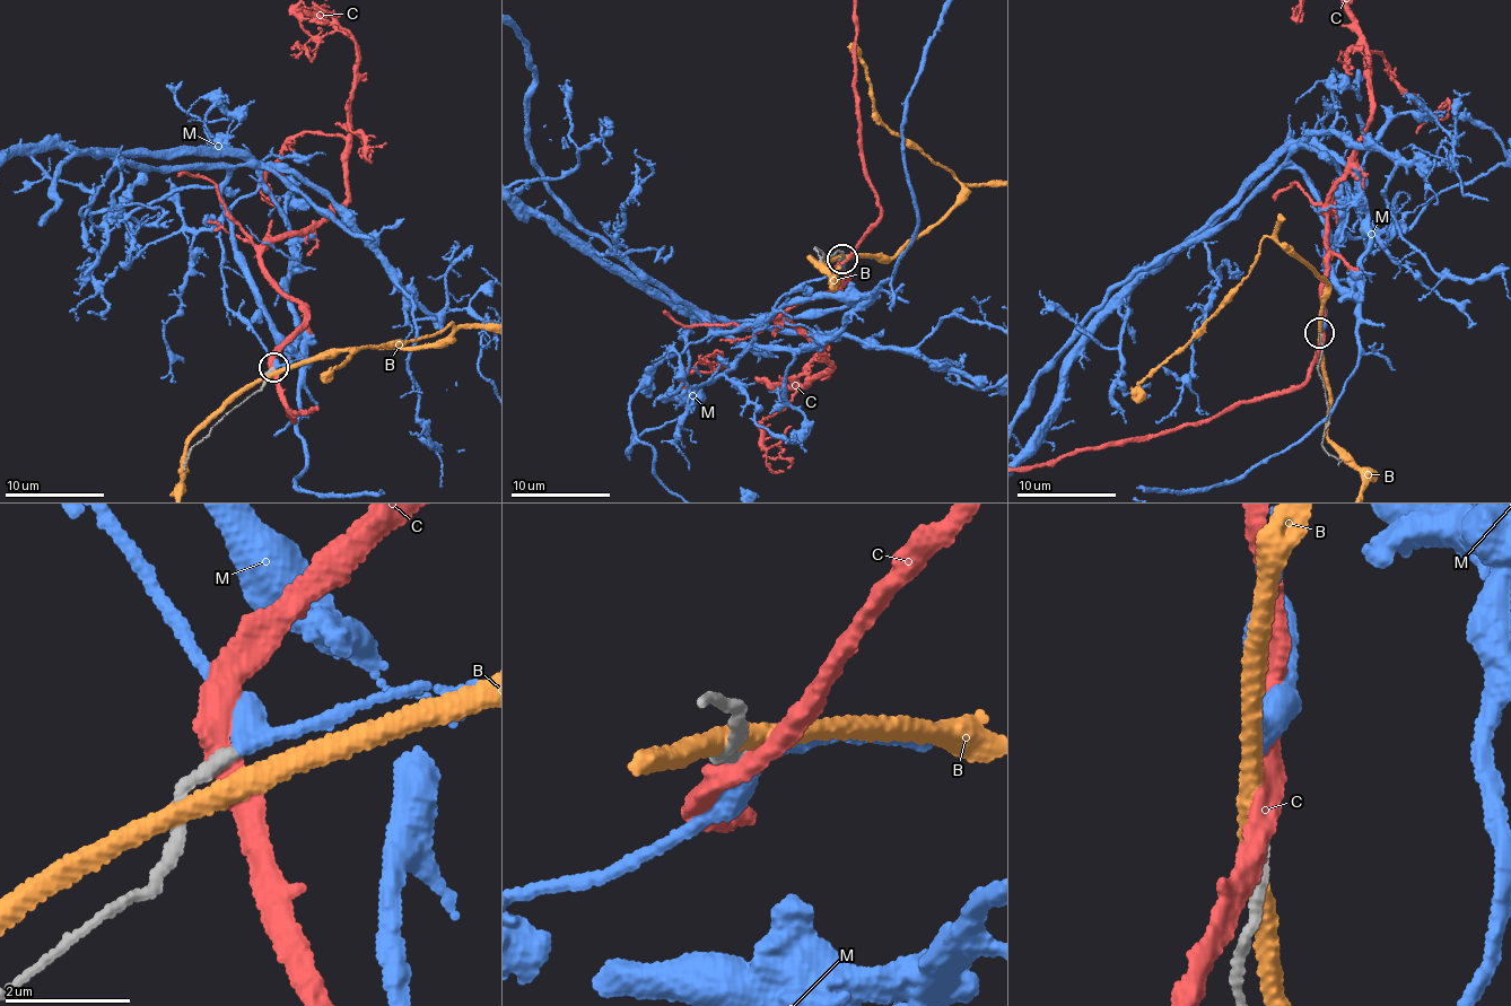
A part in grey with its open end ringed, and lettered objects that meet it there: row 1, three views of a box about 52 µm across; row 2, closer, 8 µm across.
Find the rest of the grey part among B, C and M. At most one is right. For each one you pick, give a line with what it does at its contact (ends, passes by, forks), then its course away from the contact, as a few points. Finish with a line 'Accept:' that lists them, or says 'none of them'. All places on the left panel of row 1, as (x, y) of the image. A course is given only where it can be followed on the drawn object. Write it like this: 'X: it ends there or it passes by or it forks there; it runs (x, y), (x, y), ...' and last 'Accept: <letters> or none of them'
M: it passes by
Accept: M

